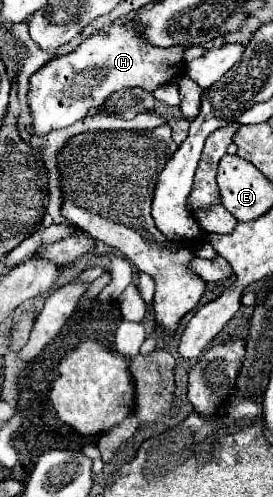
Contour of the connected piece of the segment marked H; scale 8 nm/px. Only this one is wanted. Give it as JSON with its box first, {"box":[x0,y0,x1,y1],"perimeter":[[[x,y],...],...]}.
{"box":[29,21,185,135],"perimeter":[[[135,21],[113,23],[111,29],[91,35],[73,53],[51,59],[31,75],[29,105],[33,113],[33,131],[43,135],[51,129],[69,127],[95,113],[115,91],[127,87],[141,87],[151,93],[157,87],[171,83],[175,77],[179,79],[185,75],[183,57],[185,47],[181,45],[165,49],[147,43],[135,29]]]}

